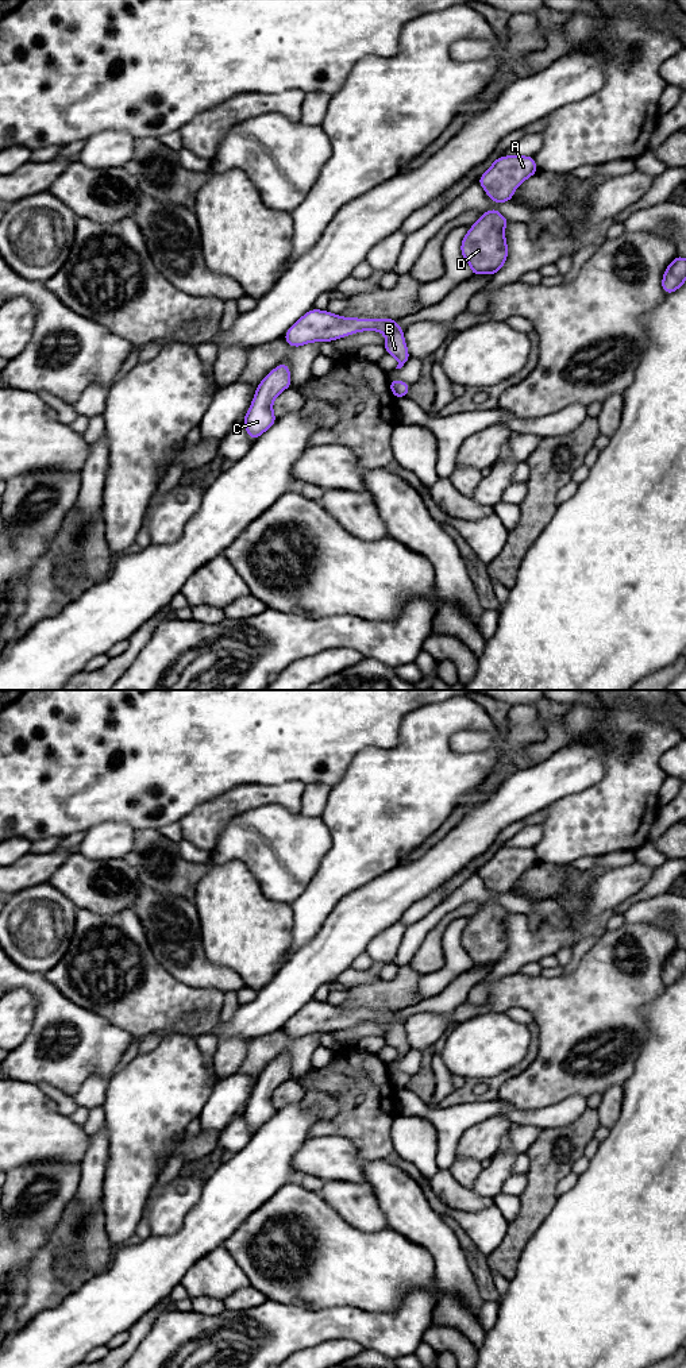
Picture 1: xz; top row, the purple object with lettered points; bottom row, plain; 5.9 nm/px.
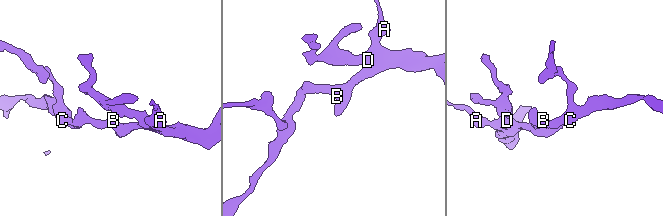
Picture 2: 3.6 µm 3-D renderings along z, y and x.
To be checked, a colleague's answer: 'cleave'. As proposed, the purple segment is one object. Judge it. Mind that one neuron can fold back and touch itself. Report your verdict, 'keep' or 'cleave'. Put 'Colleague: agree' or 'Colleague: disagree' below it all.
keep
Colleague: disagree

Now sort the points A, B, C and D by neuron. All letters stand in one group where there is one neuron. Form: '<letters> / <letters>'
A B C D

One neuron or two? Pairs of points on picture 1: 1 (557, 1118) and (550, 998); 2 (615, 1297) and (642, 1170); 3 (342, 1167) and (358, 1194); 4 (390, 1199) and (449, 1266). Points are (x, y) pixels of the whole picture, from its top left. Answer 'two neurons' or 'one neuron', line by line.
1: two neurons
2: one neuron
3: two neurons
4: one neuron

